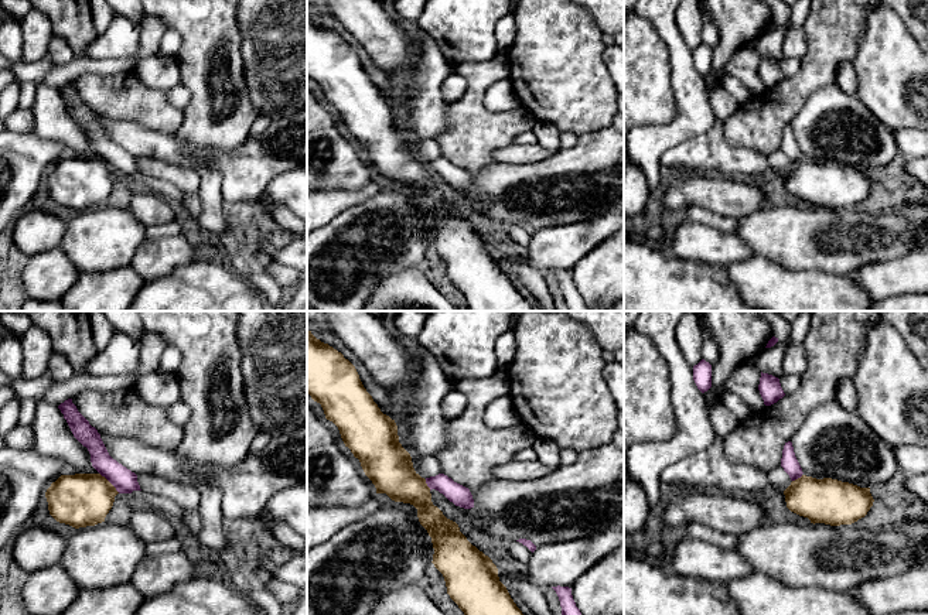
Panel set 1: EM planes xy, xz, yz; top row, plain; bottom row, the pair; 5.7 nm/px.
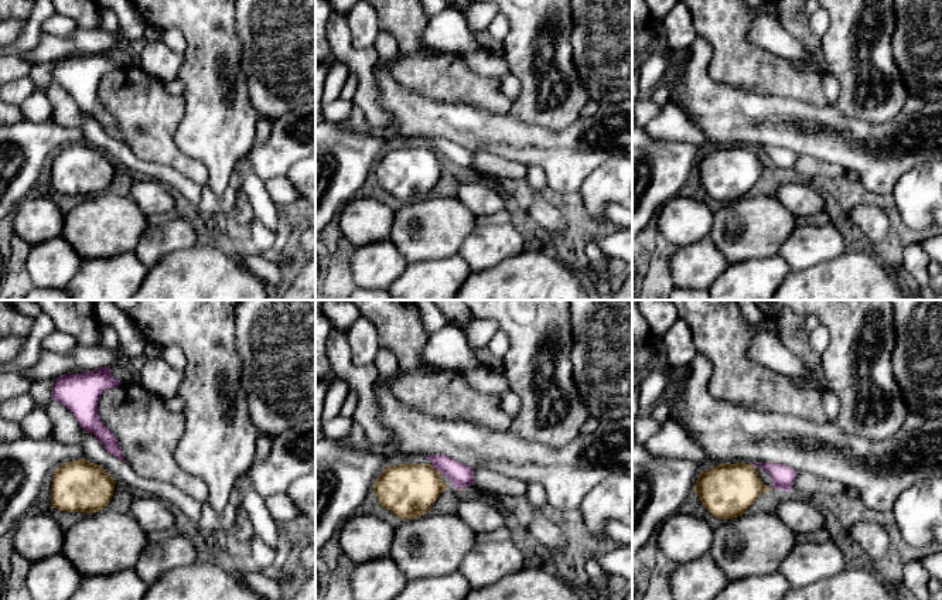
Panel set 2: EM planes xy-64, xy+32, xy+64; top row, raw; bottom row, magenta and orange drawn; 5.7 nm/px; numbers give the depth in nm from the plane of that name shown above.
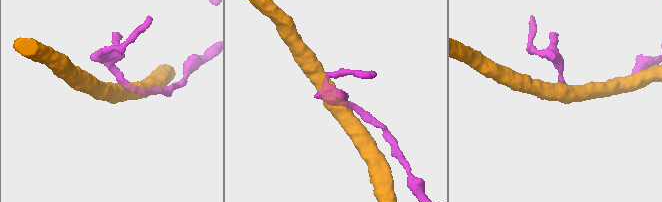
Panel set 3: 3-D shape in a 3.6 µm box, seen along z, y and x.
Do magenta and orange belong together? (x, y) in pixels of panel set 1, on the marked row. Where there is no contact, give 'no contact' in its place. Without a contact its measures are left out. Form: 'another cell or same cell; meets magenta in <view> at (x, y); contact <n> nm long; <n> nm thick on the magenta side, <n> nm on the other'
same cell; meets magenta in xy at (109, 481); contact 170 nm long; 140 nm thick on the magenta side, 300 nm on the other

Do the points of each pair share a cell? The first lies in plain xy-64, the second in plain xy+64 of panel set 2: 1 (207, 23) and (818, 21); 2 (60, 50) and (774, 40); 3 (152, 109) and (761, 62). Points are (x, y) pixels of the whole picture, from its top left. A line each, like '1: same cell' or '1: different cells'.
1: different cells
2: same cell
3: same cell

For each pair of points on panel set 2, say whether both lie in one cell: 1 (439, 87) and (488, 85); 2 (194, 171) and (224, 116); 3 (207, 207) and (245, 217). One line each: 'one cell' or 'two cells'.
1: one cell
2: two cells
3: two cells

